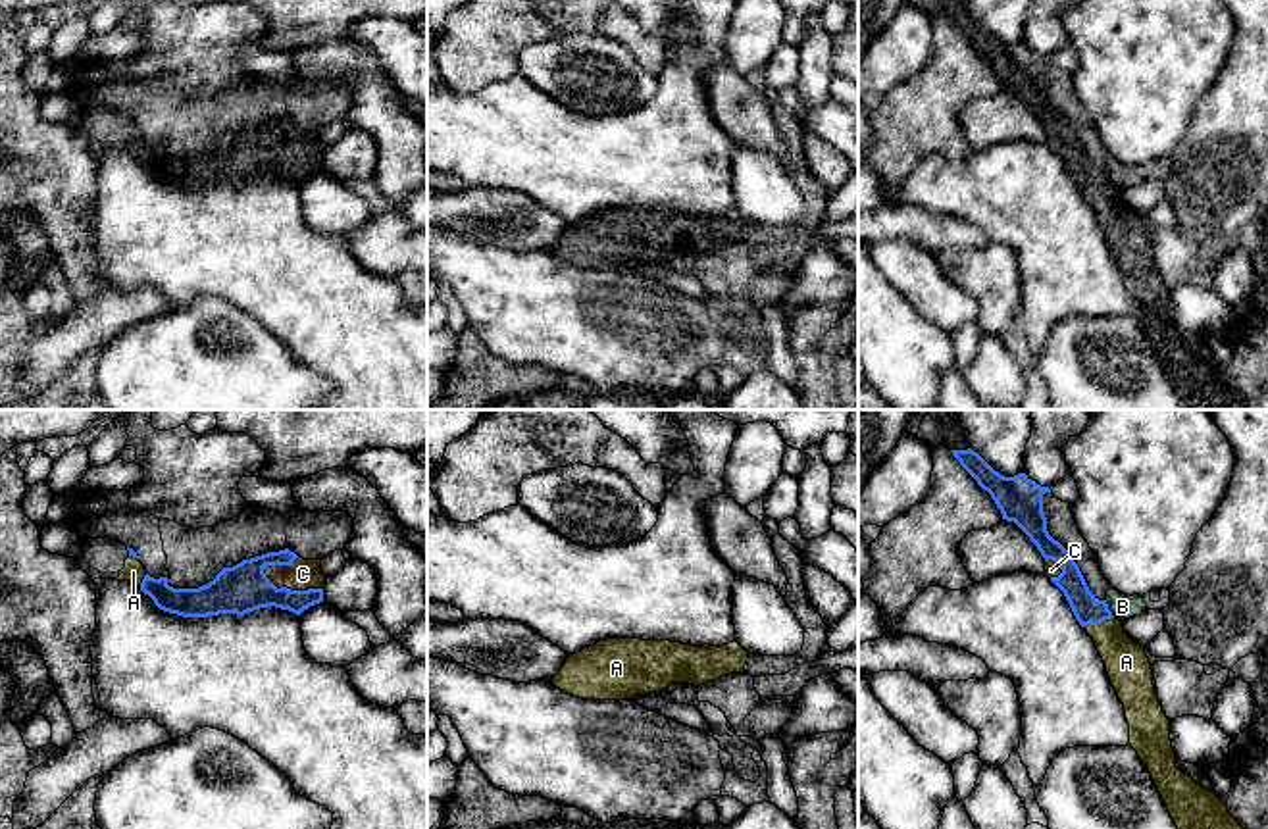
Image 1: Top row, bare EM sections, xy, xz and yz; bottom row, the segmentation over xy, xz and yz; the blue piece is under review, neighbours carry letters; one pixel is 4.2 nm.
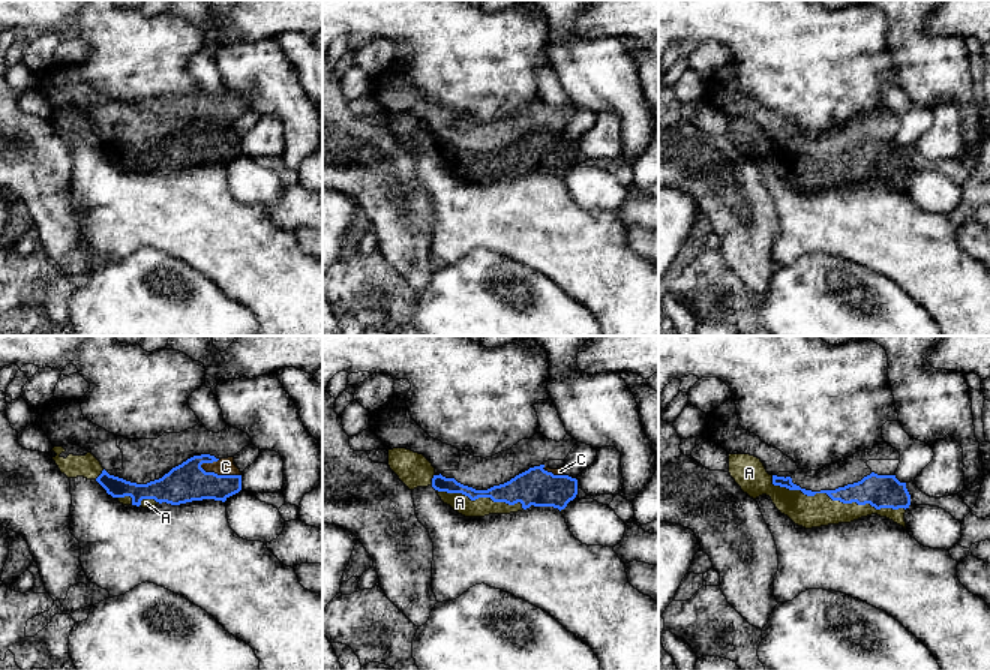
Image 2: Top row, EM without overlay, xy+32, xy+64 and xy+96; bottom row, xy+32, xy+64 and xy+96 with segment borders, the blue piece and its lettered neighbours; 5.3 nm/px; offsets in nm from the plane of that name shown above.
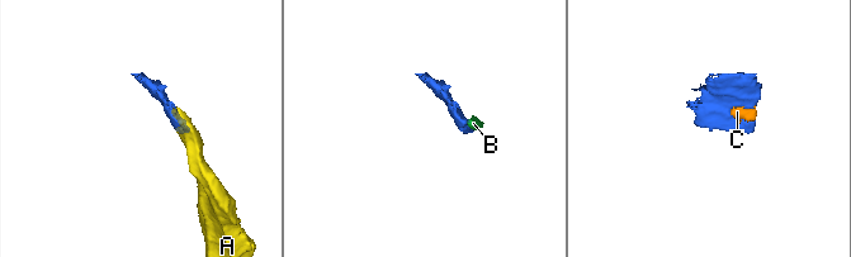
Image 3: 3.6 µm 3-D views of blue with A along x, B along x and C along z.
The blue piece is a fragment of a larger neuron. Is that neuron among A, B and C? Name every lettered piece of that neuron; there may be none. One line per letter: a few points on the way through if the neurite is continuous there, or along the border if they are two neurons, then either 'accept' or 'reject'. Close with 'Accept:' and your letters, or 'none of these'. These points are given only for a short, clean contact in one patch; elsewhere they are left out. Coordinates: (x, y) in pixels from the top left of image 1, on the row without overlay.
A: accept
B: reject
C: runs through xy (239, 158), (289, 158), (303, 143); accept
Accept: A, C

